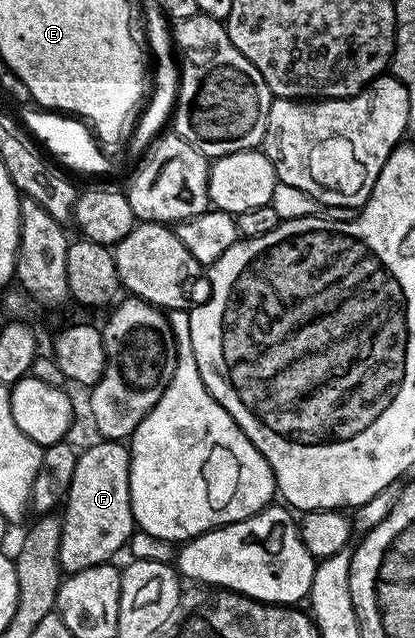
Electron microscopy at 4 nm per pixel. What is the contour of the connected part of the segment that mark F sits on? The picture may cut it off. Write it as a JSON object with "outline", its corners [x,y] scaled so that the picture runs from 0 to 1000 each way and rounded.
{"outline":[[[287,691],[234,693],[186,715],[173,751],[159,760],[164,787],[154,792],[157,817],[145,823],[145,867],[241,867],[239,878],[260,882],[296,854],[301,859],[311,853],[323,835],[308,755],[313,710]]]}

